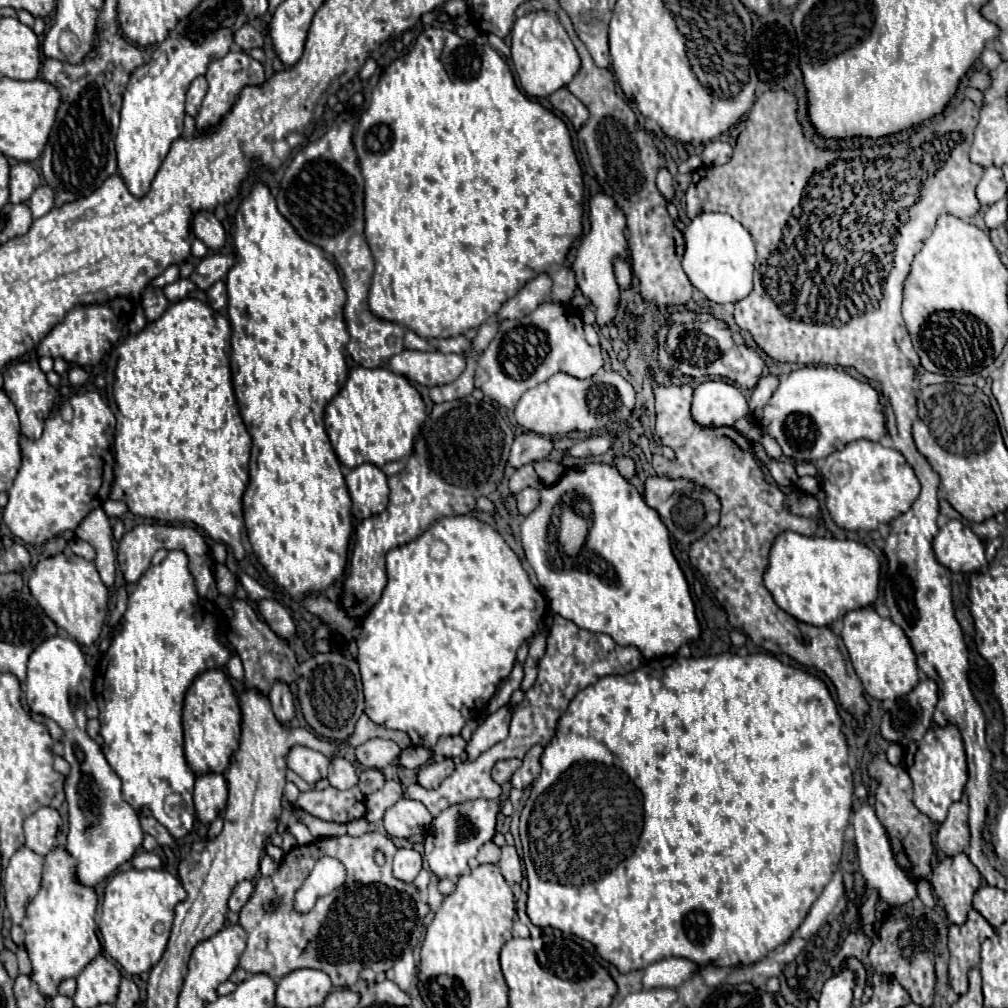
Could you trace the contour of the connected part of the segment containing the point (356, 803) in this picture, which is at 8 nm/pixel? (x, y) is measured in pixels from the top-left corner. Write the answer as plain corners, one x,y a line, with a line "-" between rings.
332,786
326,790
306,790
300,792
294,806
298,810
308,812
314,818
322,818
328,822
344,822
344,824
358,820
366,814
364,794
360,792
358,786
344,792

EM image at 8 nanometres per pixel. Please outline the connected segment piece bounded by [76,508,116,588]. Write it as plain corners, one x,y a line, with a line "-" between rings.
102,508
90,512
76,528
76,536
86,540
96,550
96,568
104,584
110,588
114,584
116,556
112,550
112,524
106,512

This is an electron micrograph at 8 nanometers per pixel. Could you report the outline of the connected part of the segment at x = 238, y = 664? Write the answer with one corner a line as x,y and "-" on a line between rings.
236,652
232,653
232,657
226,665
228,674
234,679
242,680
244,676
244,669
240,657

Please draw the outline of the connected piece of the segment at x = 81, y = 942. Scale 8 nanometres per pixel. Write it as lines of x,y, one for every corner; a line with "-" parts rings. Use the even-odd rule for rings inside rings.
54,848
44,860
40,890
26,906
26,916
20,924
32,964
30,978
46,998
54,998
62,980
78,978
80,972
100,954
102,946
94,922
96,904
98,898
94,888
86,888
74,878
74,858
64,848

